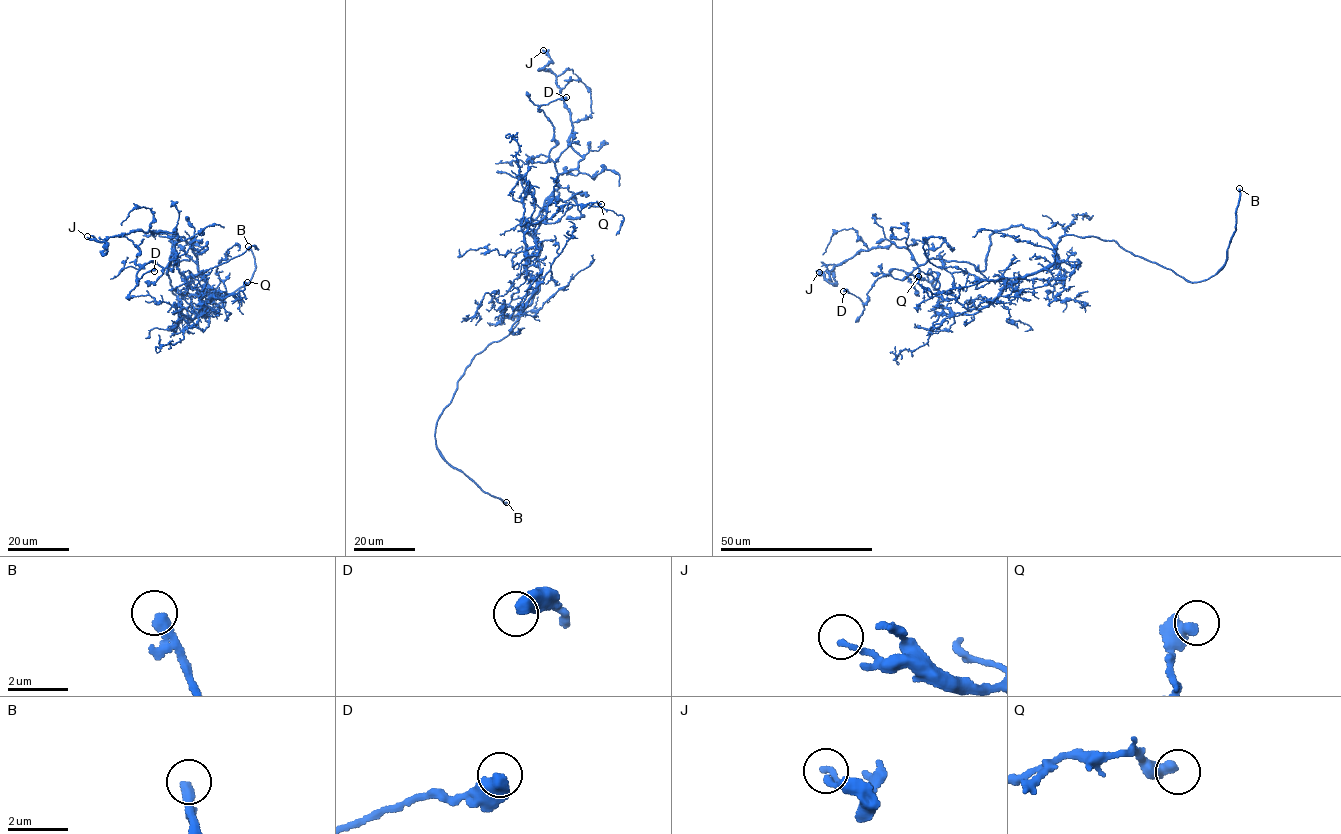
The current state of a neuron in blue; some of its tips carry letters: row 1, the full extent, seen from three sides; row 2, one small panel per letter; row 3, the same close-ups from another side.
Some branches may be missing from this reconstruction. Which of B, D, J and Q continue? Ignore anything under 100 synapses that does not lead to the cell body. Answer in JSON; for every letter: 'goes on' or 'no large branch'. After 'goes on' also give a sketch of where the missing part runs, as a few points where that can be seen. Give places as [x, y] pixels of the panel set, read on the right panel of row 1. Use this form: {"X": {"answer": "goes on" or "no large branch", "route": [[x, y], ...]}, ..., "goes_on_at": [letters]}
{"B": {"answer": "goes on", "route": [[1239, 188], [1235, 182], [1238, 171], [1235, 167], [1239, 169]]}, "D": {"answer": "no large branch"}, "J": {"answer": "no large branch"}, "Q": {"answer": "no large branch"}, "goes_on_at": ["B"]}

